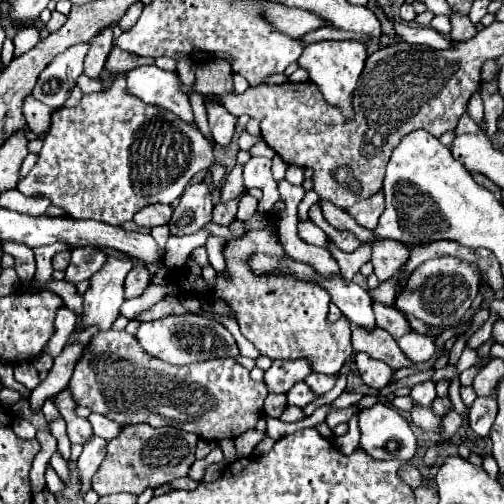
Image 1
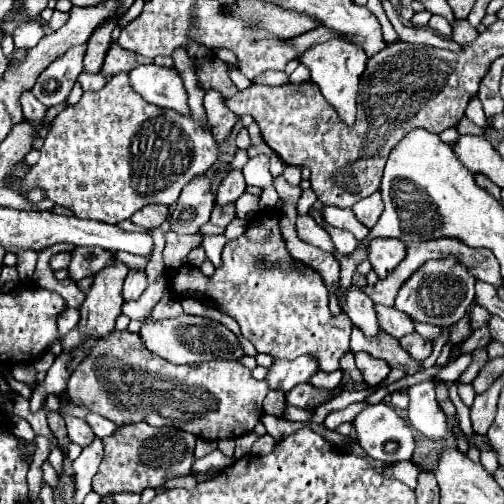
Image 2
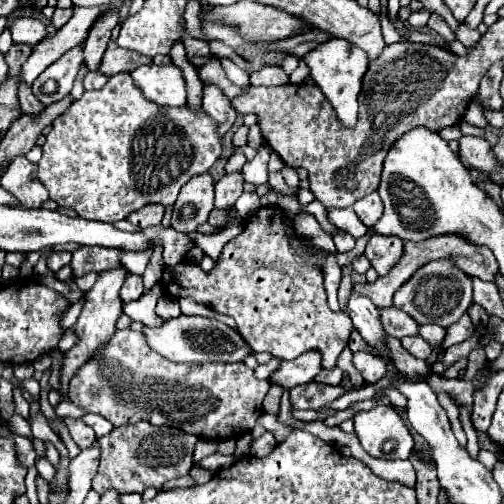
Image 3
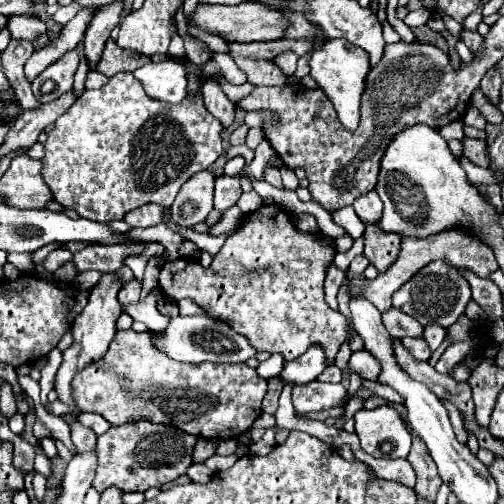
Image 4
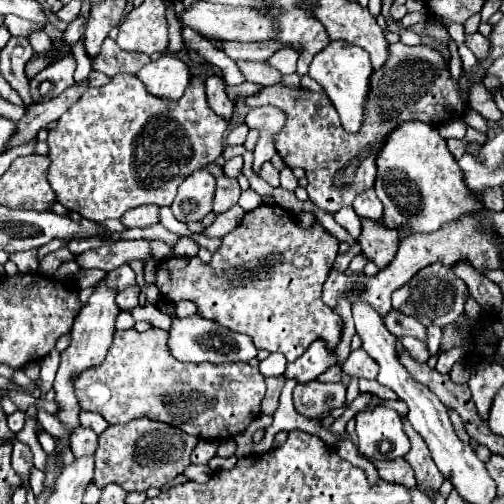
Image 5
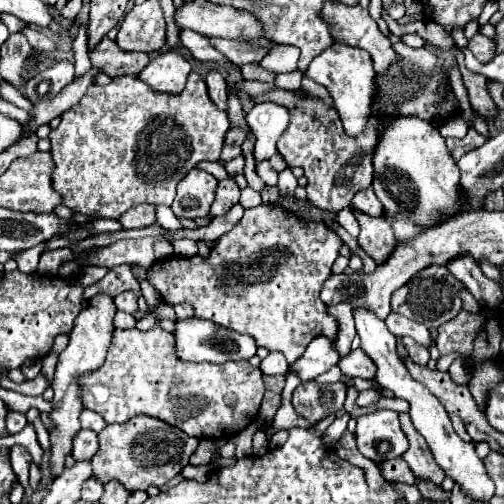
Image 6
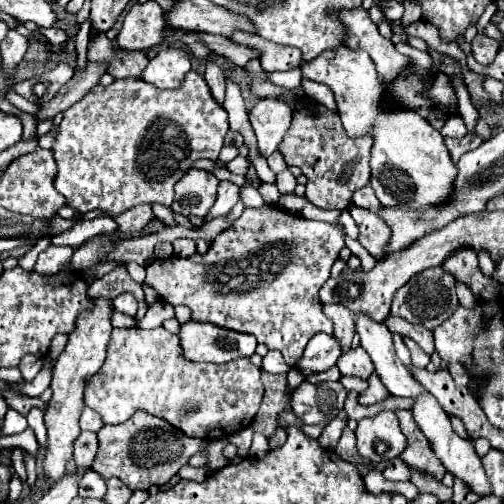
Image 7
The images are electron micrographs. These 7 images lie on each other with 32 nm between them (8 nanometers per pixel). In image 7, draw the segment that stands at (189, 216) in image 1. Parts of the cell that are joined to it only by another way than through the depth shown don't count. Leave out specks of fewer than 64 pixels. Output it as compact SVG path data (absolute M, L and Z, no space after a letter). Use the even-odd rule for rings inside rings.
M190 168L174 188L172 210L182 216L204 218L216 202L216 188L218 178L212 172Z

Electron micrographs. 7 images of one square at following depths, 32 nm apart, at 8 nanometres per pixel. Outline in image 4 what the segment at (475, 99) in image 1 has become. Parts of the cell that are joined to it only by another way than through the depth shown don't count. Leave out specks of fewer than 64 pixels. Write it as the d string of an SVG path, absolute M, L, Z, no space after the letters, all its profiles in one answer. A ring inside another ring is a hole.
M470 106L470 108L466 110L466 114L464 114L462 122L464 122L464 124L468 124L468 126L474 126L474 128L480 128L480 130L484 130L484 128L486 128L486 120L482 118L482 114L480 114L474 106Z

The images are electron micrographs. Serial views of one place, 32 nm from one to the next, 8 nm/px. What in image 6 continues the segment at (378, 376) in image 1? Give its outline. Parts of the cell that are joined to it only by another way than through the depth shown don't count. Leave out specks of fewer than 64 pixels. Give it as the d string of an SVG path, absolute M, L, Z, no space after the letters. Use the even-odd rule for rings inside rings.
M356 348L350 354L342 356L338 366L340 366L344 376L358 376L358 378L368 378L370 380L376 374L376 366L372 364L370 356L362 348Z

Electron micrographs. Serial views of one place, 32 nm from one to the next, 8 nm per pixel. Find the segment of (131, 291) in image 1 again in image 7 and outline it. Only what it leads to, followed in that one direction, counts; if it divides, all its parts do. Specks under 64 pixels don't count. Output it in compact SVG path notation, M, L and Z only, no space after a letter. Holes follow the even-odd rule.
M128 292L120 294L120 296L116 296L116 298L112 300L112 304L114 304L114 308L116 308L118 312L124 312L124 314L128 314L128 316L136 316L138 302L134 300L132 294L128 294Z

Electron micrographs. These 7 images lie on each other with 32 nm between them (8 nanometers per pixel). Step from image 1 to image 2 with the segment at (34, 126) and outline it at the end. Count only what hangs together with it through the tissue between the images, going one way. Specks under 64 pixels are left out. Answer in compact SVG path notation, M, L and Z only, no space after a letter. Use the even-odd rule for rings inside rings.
M30 90L22 92L20 104L22 104L24 116L28 116L28 120L36 120L36 124L40 124L40 116L44 116L44 112L48 110L42 102L36 100L36 96L34 96Z

